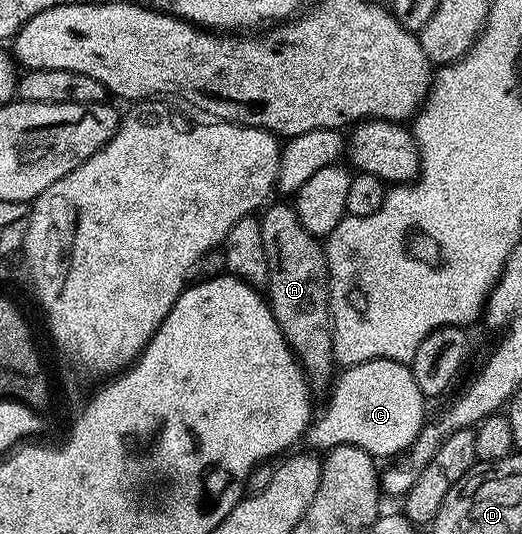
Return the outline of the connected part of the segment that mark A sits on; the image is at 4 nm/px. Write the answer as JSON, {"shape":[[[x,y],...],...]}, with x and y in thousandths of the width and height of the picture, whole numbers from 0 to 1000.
{"shape":[[[559,380],[521,382],[496,404],[515,493],[515,579],[527,588],[527,603],[534,603],[534,618],[542,618],[542,633],[561,650],[586,712],[602,728],[615,727],[642,704],[638,590],[630,584],[630,502],[623,496],[623,468],[617,451],[577,421]]]}

